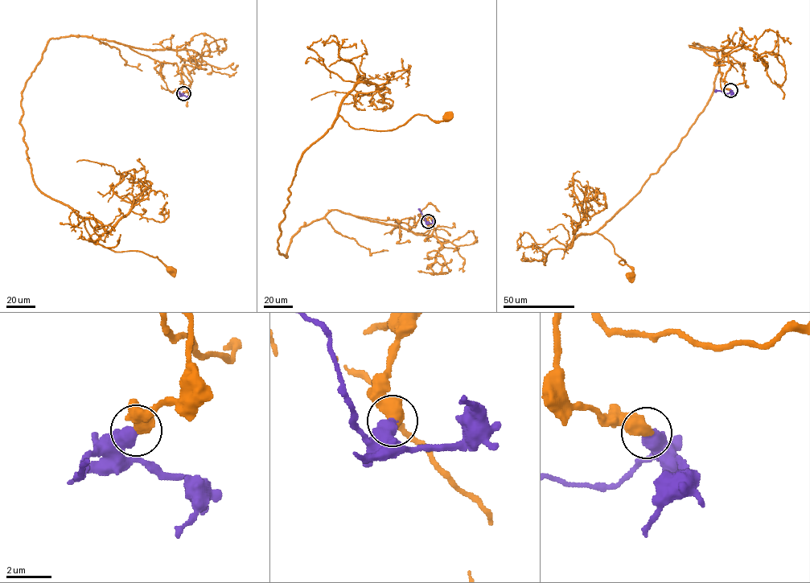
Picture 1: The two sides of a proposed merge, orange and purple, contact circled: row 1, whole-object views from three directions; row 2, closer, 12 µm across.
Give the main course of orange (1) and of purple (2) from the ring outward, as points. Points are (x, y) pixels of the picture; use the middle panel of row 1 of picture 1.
1: (428, 221), (331, 209), (301, 227), (288, 257), (277, 248), (298, 160), (337, 117), (384, 131), (446, 117)
2: (428, 221), (419, 209)

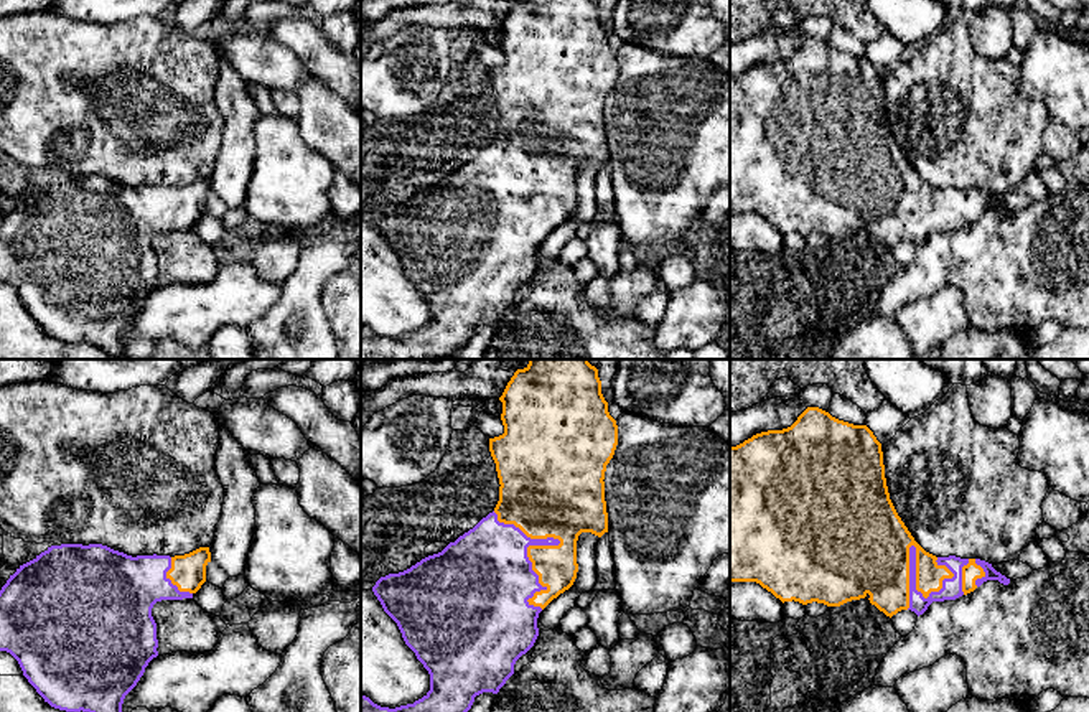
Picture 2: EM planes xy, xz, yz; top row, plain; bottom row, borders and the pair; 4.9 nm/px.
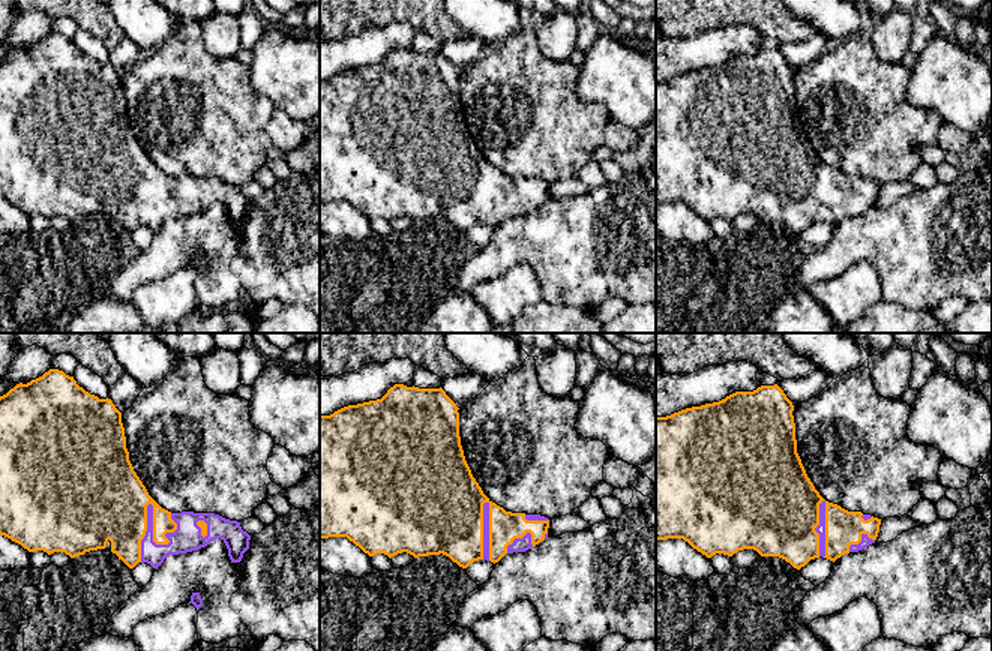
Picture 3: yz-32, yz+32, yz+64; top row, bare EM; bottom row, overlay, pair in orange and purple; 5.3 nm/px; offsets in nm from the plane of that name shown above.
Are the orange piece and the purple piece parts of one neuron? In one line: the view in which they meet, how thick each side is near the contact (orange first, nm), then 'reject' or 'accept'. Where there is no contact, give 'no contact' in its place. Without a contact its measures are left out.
xz | 420/320 nm | accept

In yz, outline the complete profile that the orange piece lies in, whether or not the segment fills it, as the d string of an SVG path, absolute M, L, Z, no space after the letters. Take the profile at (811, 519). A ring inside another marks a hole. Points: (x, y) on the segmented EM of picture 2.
M807 407L791 427L730 447L730 582L756 582L783 603L840 607L868 595L870 603L891 618L901 610L919 616L932 602L956 600L987 580L1010 583L985 560L936 557L914 541L890 499L881 443L867 425Z

